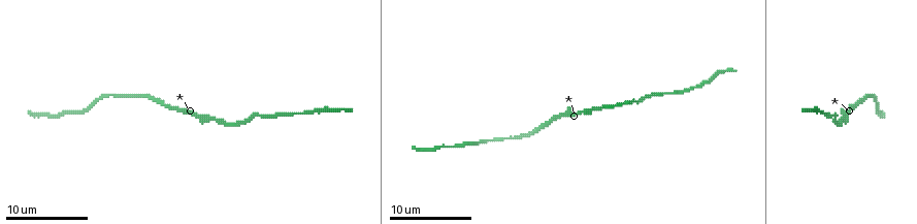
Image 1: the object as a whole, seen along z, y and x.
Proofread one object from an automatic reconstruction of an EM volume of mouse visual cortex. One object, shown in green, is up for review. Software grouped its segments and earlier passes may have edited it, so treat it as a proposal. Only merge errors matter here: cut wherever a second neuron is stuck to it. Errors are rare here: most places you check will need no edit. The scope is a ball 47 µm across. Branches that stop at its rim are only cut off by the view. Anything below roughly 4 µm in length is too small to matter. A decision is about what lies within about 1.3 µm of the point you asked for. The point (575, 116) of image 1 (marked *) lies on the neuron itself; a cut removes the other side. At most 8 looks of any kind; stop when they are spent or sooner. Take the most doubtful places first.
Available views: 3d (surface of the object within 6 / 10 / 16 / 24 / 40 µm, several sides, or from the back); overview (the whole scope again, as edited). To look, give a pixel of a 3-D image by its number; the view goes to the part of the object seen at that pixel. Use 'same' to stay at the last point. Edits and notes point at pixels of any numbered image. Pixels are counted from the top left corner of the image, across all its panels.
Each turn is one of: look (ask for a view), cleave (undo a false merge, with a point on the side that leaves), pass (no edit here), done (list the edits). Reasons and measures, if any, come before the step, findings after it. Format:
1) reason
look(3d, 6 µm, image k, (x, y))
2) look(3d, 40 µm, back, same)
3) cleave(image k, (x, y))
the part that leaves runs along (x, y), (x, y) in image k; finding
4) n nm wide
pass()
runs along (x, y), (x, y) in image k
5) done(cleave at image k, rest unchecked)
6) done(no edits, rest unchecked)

thin neck
look(3d, 10 µm, image 1, (668, 94))

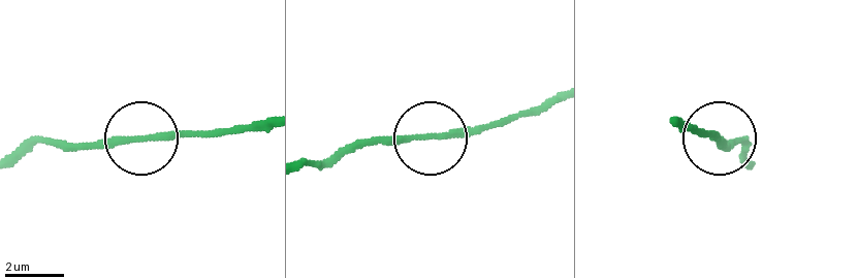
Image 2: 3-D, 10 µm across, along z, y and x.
pass()
runs along (304, 167), (378, 143), (501, 127) in image 2; continuous, no second neuron

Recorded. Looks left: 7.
thick turns thin
look(3d, 10 µm, image 1, (91, 103))

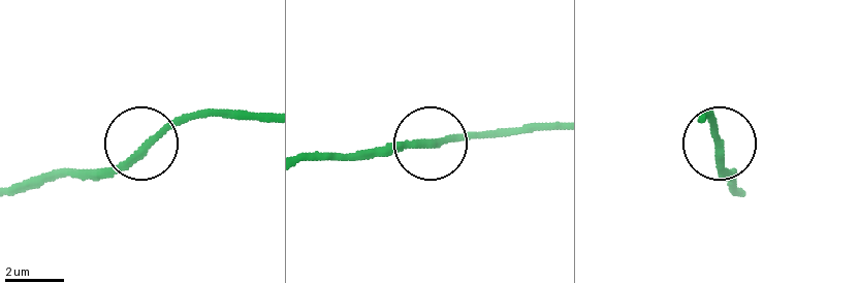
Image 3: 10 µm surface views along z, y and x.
look(3d, 10 µm, back, image 3, (145, 143))

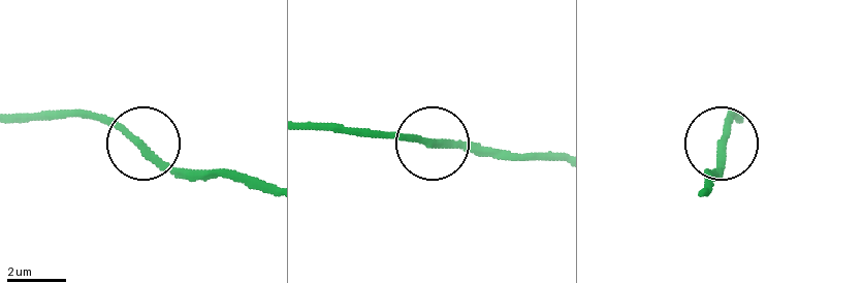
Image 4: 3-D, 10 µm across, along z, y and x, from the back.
240 nm wide
pass()
runs along (307, 126), (359, 126), (489, 149) in image 4; continuous, no second neuron

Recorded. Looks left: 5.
calibre changes
look(3d, 10 µm, image 1, (535, 133))

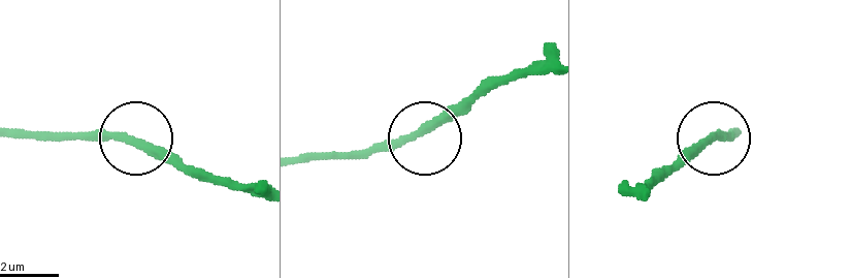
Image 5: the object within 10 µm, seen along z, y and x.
pass()
runs along (550, 74), (483, 87), (424, 131), (330, 156) in image 5; all the same neuron

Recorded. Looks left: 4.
a narrow waist
look(3d, 10 µm, image 1, (233, 124))

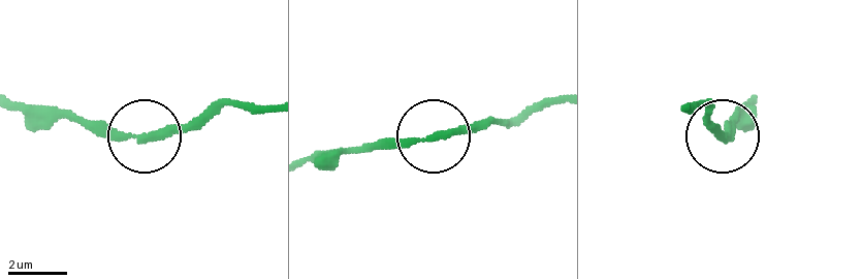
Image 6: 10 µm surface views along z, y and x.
240 nm wide
pass()
all the same neuron

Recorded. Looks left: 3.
done(no edits, rest unchecked)

